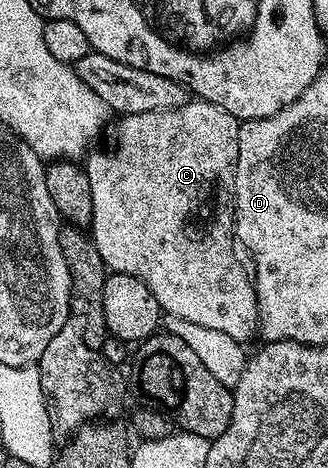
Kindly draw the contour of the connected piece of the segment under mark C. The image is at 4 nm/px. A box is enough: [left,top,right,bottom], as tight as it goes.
[85,101,259,344]

